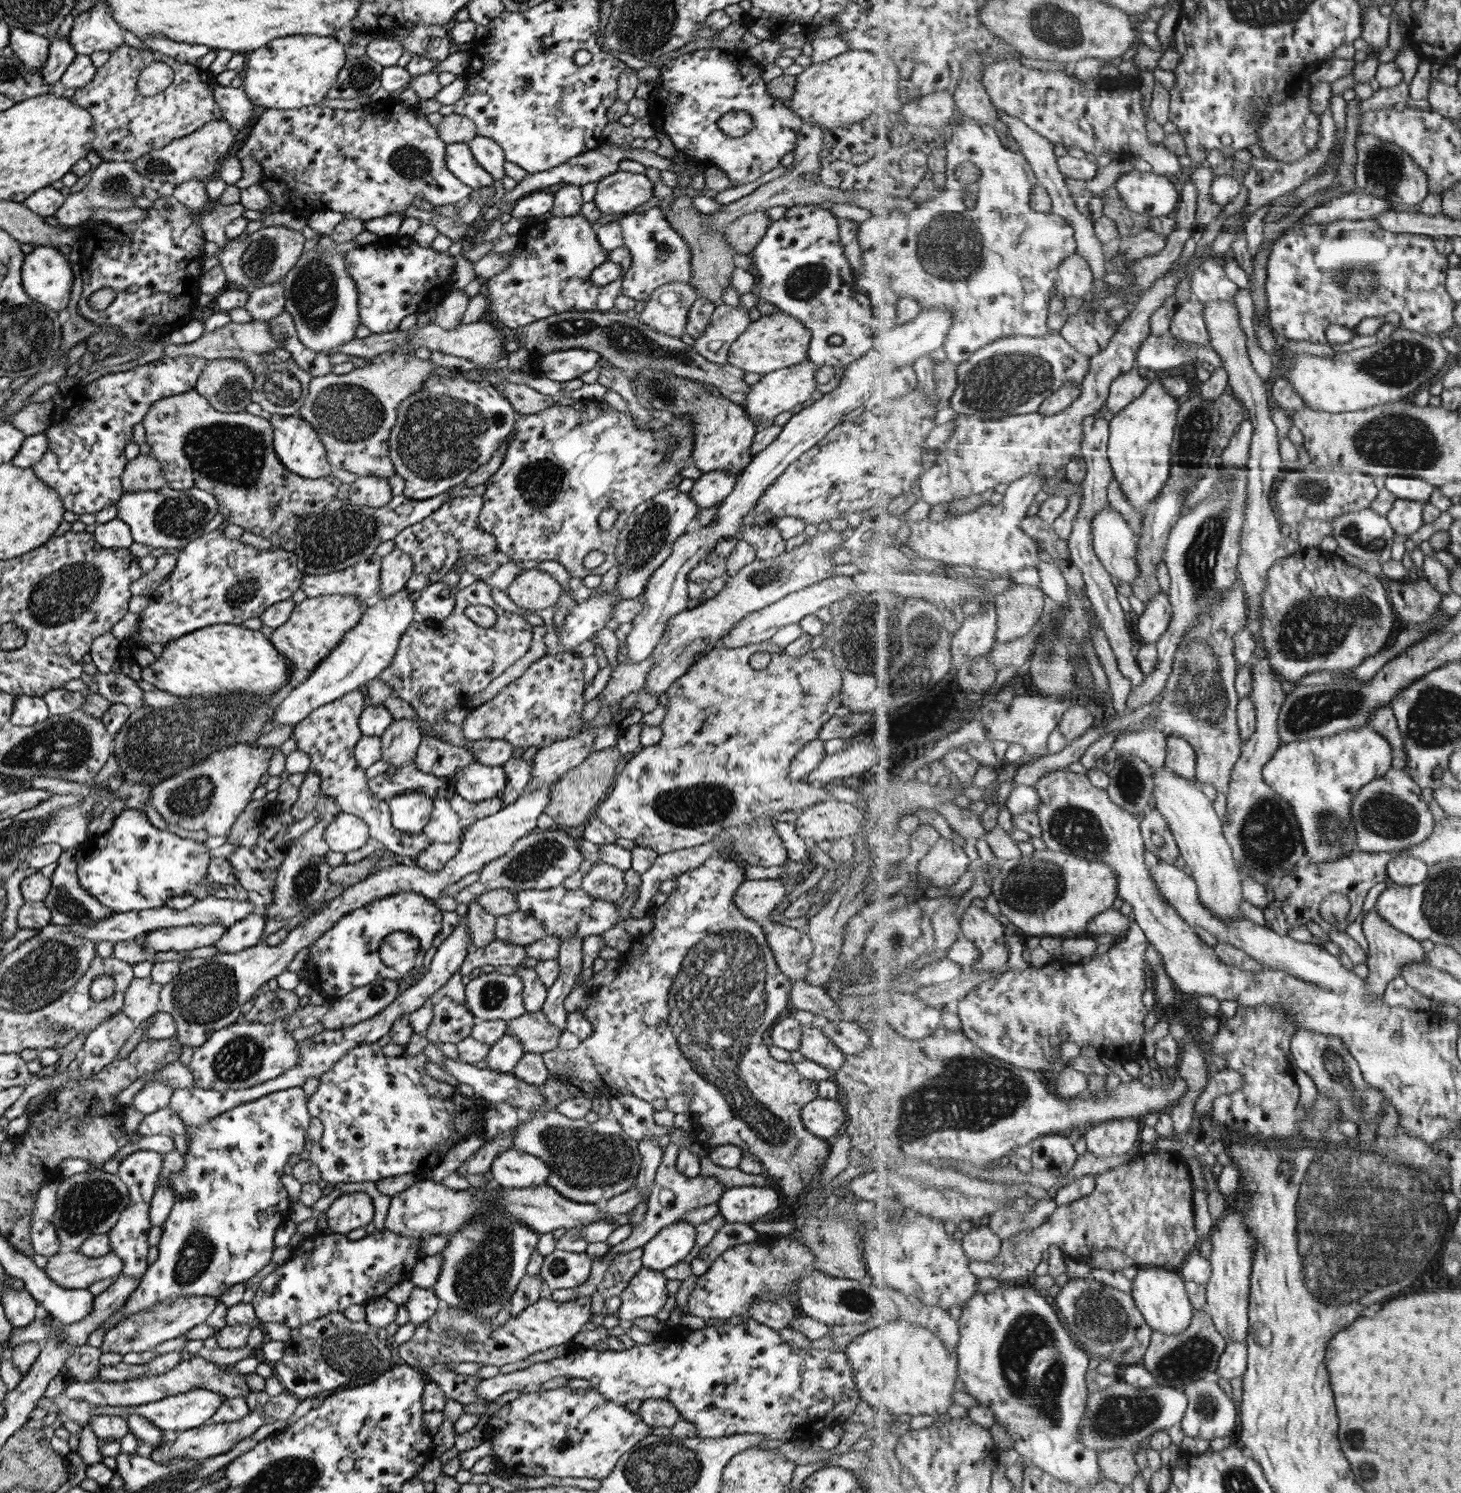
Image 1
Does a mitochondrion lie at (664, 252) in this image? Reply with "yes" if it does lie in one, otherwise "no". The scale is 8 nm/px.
yes

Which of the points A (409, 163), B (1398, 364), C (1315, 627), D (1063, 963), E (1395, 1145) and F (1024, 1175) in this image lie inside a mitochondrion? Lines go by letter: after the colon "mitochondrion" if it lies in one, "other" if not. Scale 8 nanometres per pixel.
A: mitochondrion
B: mitochondrion
C: mitochondrion
D: other
E: mitochondrion
F: other

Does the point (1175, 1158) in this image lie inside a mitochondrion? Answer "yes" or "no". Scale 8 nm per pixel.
no

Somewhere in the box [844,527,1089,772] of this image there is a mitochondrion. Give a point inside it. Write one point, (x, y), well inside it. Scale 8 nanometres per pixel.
(1049, 665)

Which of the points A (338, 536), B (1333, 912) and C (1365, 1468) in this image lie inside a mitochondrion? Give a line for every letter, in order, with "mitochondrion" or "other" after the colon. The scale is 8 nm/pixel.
A: mitochondrion
B: other
C: mitochondrion

